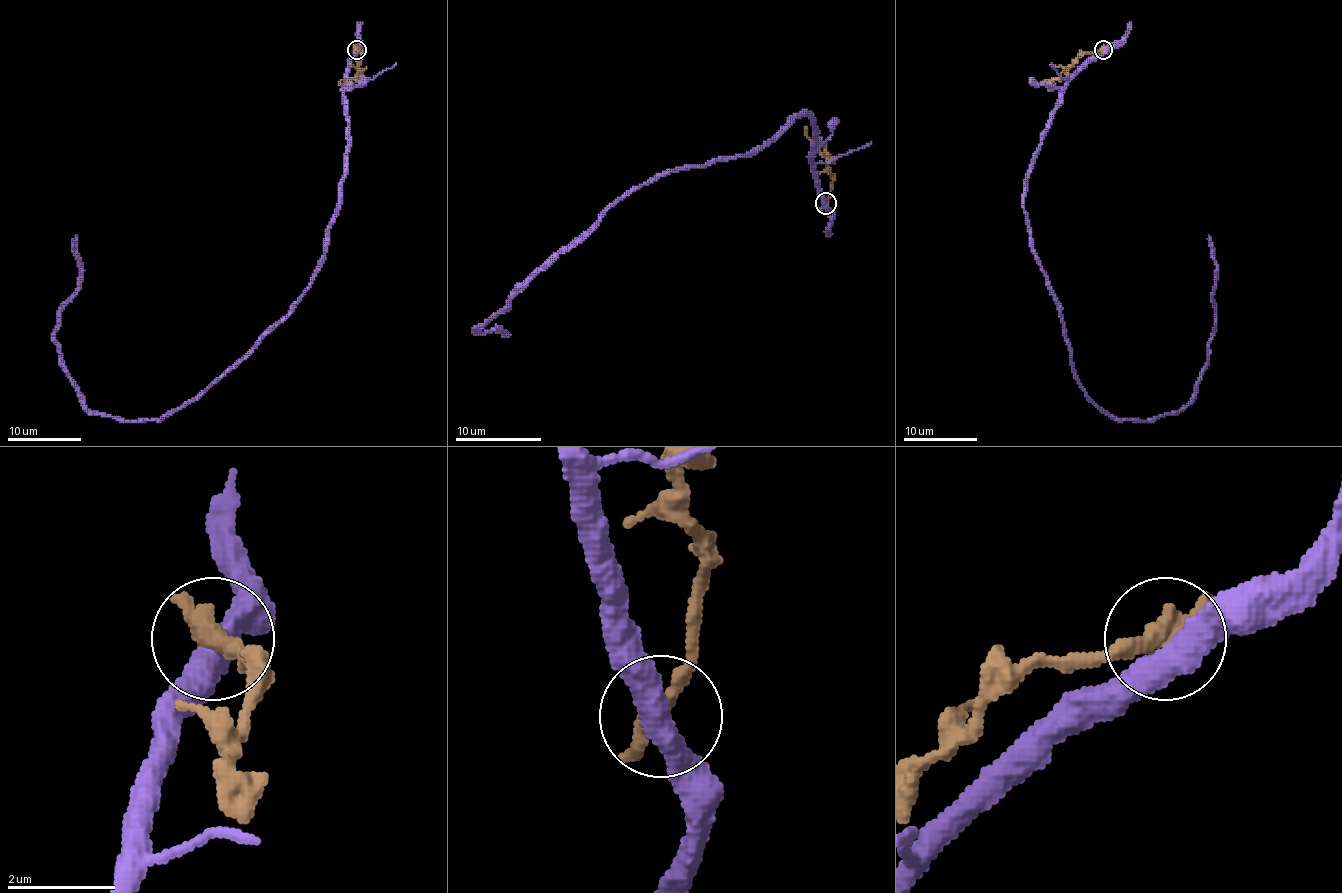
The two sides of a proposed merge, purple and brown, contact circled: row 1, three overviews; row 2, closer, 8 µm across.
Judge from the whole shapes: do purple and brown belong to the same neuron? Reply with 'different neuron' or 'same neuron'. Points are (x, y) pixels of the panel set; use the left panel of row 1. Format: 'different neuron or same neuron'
different neuron

